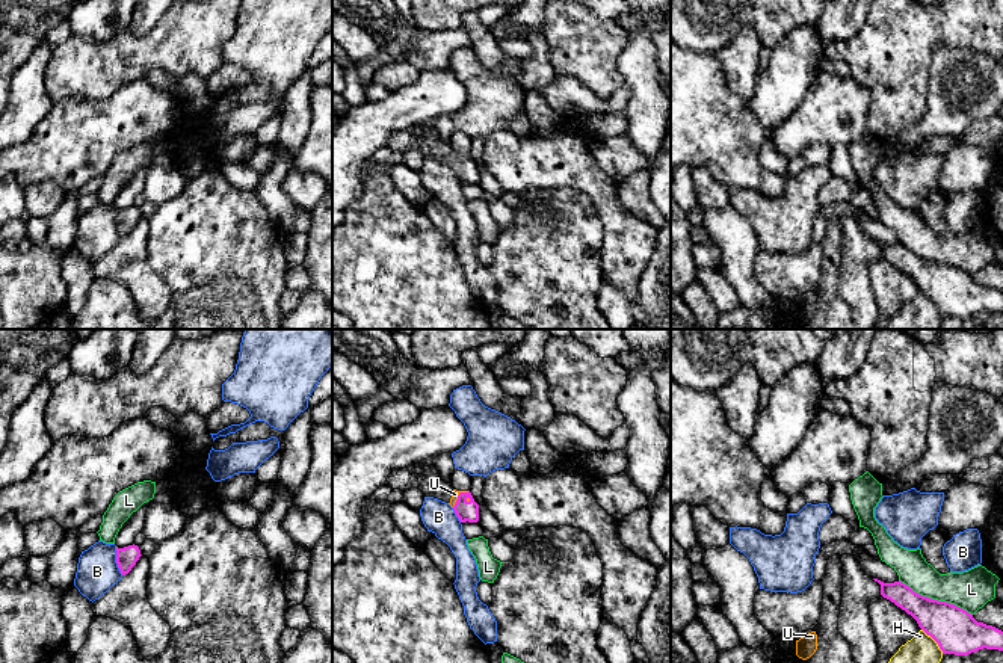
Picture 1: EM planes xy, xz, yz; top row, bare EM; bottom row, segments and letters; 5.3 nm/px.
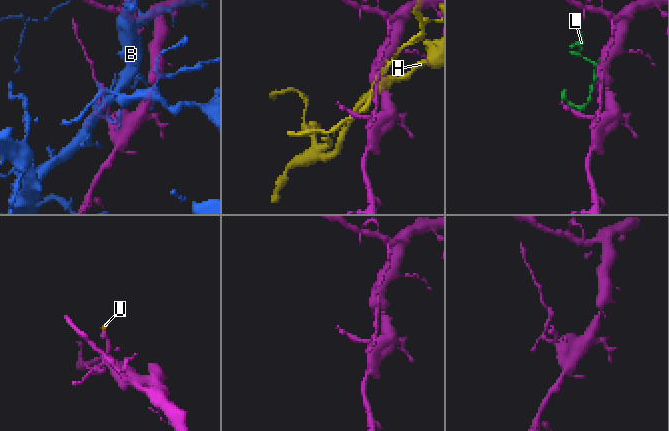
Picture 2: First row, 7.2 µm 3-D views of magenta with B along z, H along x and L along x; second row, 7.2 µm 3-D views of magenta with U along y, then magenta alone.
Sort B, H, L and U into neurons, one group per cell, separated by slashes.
B / H / L / U

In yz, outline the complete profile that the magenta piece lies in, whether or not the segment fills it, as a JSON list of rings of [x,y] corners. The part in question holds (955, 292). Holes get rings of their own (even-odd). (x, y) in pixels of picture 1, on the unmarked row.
[[[873,242],[881,246],[881,257],[911,276],[943,316],[968,317],[983,310],[1003,313],[1003,293],[977,284],[967,272],[923,258],[900,242]]]

